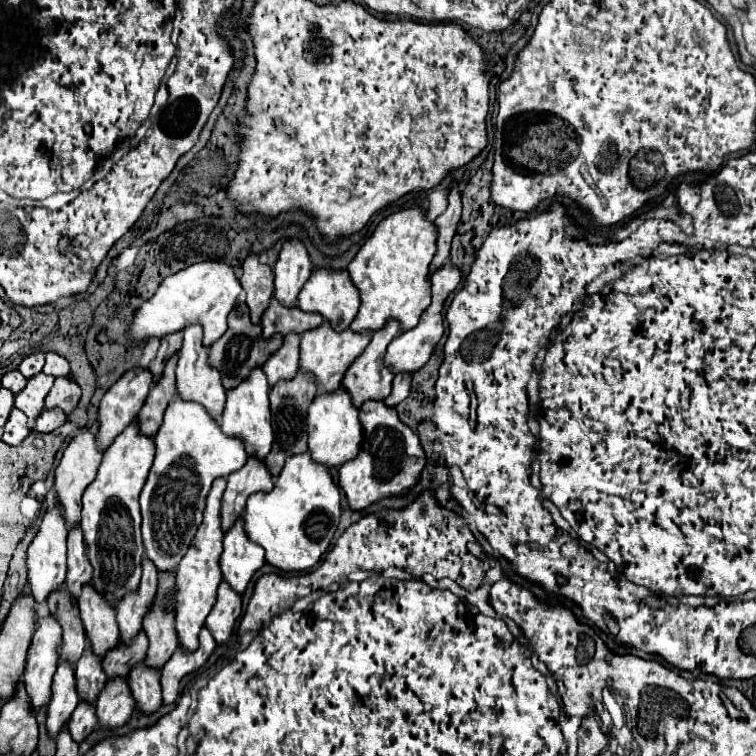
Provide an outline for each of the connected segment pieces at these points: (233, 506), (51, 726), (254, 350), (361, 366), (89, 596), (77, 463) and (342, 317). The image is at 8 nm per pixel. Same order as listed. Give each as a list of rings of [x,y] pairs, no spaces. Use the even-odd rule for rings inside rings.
[[[247,461],[247,465],[243,465],[243,469],[239,469],[237,473],[231,473],[227,477],[227,489],[221,497],[221,529],[223,529],[223,533],[227,533],[235,525],[235,521],[241,517],[249,495],[259,493],[259,491],[269,493],[269,489],[273,489],[273,477],[269,477],[265,463],[257,465],[257,461]]]
[[[59,665],[53,677],[53,699],[47,707],[45,729],[51,739],[59,735],[63,725],[69,721],[73,709],[77,707],[79,697],[75,691],[75,675],[71,665]]]
[[[237,303],[229,315],[229,329],[209,347],[209,365],[221,373],[221,383],[225,391],[231,391],[241,381],[245,381],[251,371],[263,365],[279,347],[283,345],[283,337],[275,337],[273,341],[265,341],[261,337],[261,325],[253,325],[249,319],[249,309],[245,303]]]
[[[385,325],[385,329],[373,333],[365,351],[349,367],[349,373],[345,373],[343,387],[357,409],[365,401],[383,401],[389,397],[393,373],[385,369],[383,355],[393,337],[397,337],[397,325]]]
[[[85,585],[79,597],[79,613],[91,651],[99,657],[105,657],[105,653],[119,643],[115,609],[109,609],[109,605],[105,605],[105,601],[93,593],[91,585]]]
[[[83,429],[83,431],[79,433],[79,437],[75,437],[75,439],[69,443],[69,447],[67,447],[65,453],[63,453],[61,463],[59,463],[57,469],[55,469],[55,483],[53,483],[55,499],[57,499],[59,505],[61,505],[61,515],[63,515],[63,519],[65,519],[67,529],[73,529],[75,525],[81,523],[81,495],[83,495],[83,491],[87,489],[87,485],[95,479],[97,467],[99,467],[99,463],[101,463],[101,457],[103,457],[103,453],[97,449],[95,431],[93,431],[93,429]]]
[[[317,269],[311,273],[309,281],[305,283],[305,289],[301,289],[299,299],[297,299],[297,307],[305,313],[319,313],[325,321],[329,321],[333,331],[341,333],[355,319],[357,309],[359,309],[359,297],[357,297],[357,289],[353,289],[353,285],[349,281],[347,271]]]

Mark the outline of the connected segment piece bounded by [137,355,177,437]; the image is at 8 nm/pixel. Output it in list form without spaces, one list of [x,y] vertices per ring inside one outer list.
[[[173,355],[173,359],[167,361],[161,381],[149,391],[149,397],[147,397],[143,409],[137,415],[137,425],[139,425],[141,435],[155,437],[155,433],[157,433],[161,421],[163,421],[163,413],[165,413],[167,405],[175,397],[173,365],[177,365],[177,355]]]

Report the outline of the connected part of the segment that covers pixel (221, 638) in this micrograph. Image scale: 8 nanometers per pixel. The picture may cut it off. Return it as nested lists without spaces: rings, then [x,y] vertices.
[[[225,583],[219,585],[217,605],[211,609],[205,625],[213,633],[213,639],[217,645],[223,645],[229,641],[235,621],[241,615],[241,597],[233,593],[233,589],[225,589]]]

